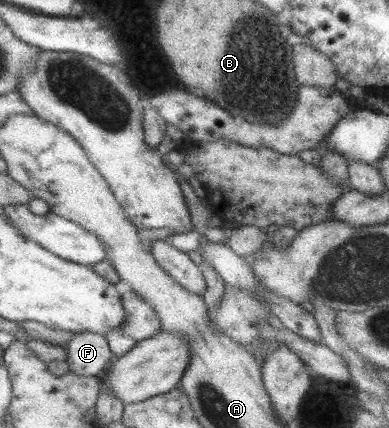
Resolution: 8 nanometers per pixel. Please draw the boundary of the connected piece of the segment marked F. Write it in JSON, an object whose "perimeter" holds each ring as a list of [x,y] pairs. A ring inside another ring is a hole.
{"perimeter":[[[78,331],[64,347],[67,370],[76,376],[98,376],[112,357],[107,340],[100,333]]]}

